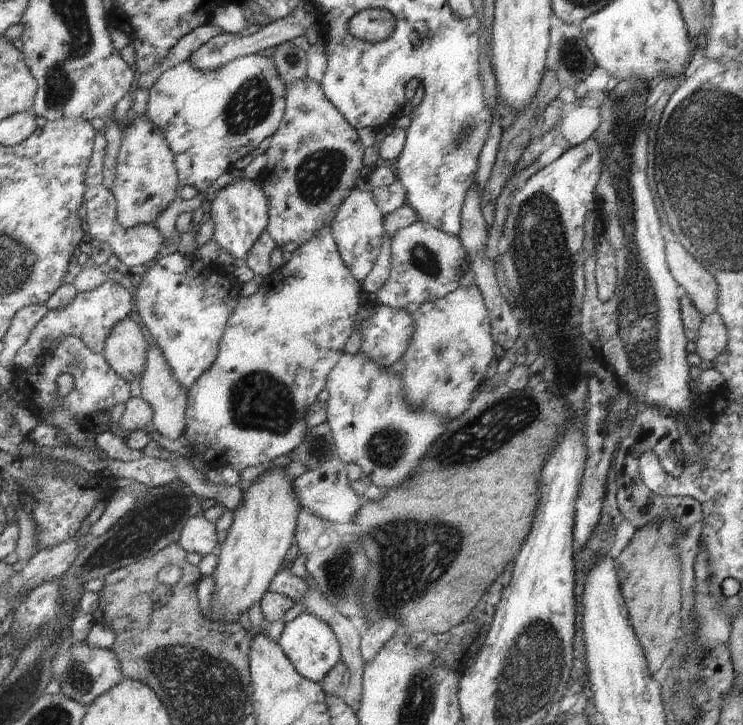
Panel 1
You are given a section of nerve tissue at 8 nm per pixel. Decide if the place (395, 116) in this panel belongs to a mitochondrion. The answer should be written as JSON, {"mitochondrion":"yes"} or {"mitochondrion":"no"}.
{"mitochondrion":"no"}

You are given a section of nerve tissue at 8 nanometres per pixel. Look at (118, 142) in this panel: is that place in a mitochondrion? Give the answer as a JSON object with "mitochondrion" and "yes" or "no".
{"mitochondrion":"no"}

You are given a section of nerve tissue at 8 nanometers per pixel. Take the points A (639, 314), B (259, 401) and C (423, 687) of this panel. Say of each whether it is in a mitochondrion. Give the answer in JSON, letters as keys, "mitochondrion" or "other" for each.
{"A":"mitochondrion","B":"mitochondrion","C":"mitochondrion"}

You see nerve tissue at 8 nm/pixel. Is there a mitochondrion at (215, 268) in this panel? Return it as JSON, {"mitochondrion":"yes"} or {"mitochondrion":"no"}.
{"mitochondrion":"no"}

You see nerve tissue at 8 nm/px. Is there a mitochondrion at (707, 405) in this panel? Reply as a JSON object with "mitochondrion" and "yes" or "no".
{"mitochondrion":"no"}

